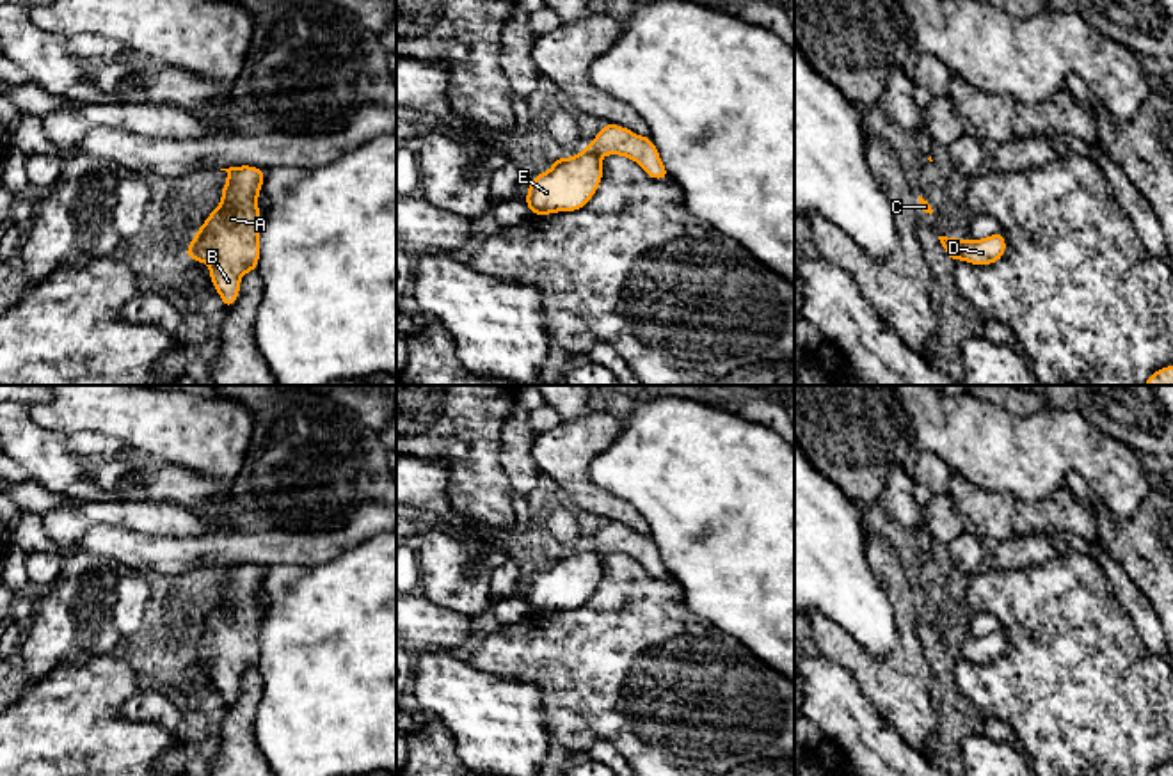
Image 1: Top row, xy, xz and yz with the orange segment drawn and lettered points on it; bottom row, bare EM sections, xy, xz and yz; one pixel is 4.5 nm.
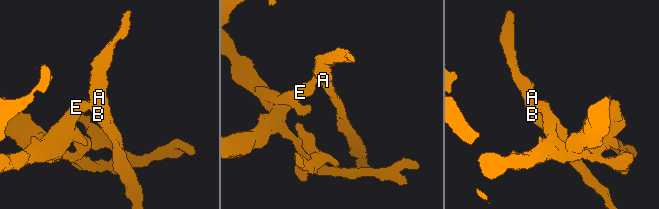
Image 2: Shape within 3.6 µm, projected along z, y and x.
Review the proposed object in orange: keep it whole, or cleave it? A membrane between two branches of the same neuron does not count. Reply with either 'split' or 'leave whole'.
split

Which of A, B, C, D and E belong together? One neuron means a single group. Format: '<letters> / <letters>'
A B C / D E

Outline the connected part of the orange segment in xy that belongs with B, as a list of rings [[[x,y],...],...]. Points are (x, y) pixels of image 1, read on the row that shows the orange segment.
[[[251,165],[220,170],[227,172],[222,202],[196,231],[192,259],[210,265],[211,286],[229,309],[238,300],[242,275],[256,272],[259,261],[258,194],[267,172]]]

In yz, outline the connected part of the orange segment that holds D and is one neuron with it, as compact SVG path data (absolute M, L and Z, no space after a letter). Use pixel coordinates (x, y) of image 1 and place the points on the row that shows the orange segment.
M995 233L983 240L960 242L958 257L965 259L969 265L993 265L1006 252L1006 238L1002 233Z

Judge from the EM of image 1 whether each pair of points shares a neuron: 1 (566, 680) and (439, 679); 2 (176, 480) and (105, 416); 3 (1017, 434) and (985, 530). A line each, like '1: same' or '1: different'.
1: different
2: different
3: different

